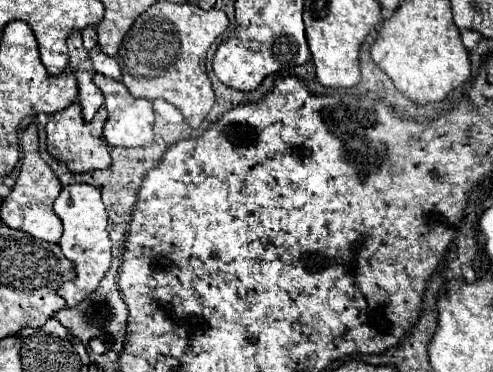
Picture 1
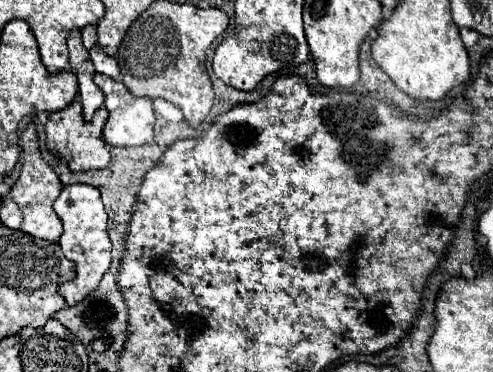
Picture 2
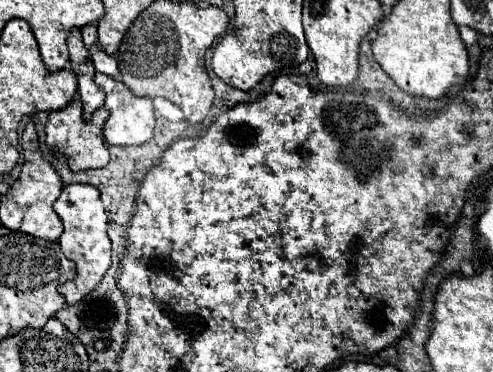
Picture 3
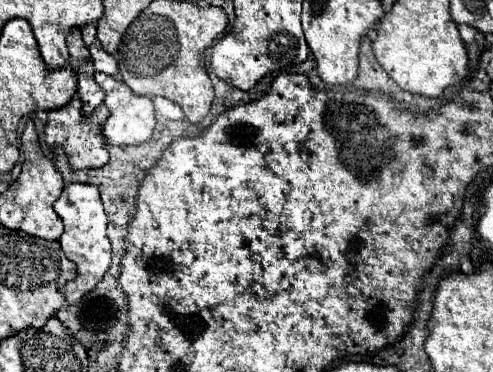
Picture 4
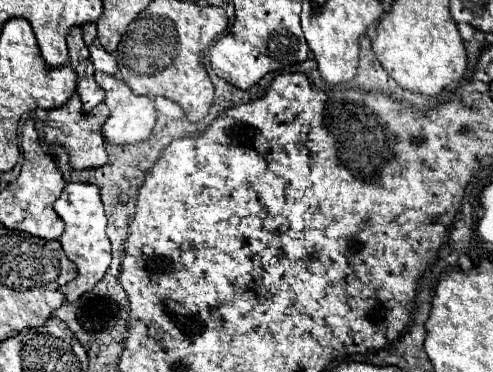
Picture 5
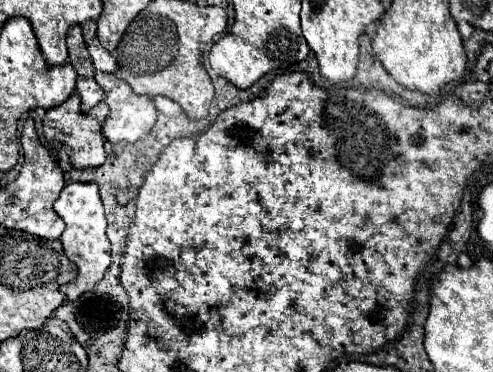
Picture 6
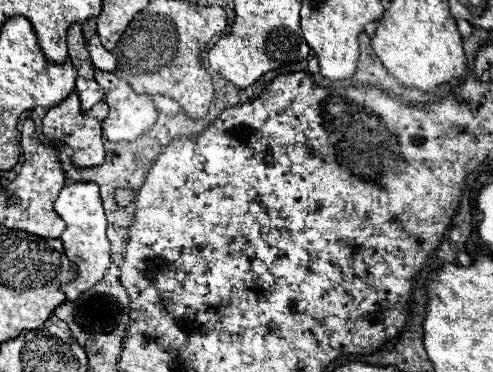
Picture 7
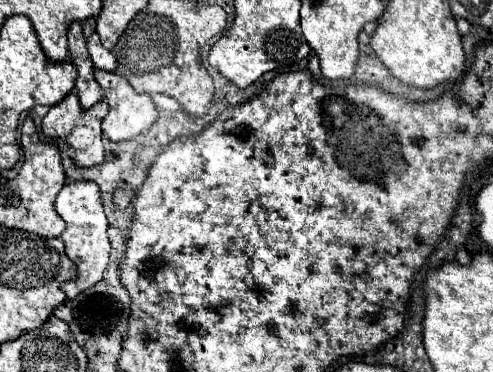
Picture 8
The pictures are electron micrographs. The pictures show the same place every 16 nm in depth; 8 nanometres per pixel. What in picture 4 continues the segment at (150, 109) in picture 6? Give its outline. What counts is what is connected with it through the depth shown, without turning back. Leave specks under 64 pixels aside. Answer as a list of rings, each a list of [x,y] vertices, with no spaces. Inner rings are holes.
[[[96,72],[96,82],[98,86],[106,92],[104,104],[110,110],[108,120],[102,126],[102,134],[108,144],[140,144],[150,140],[154,124],[156,124],[156,114],[154,114],[154,104],[148,96],[136,96],[122,80],[114,76],[104,76],[102,72]]]

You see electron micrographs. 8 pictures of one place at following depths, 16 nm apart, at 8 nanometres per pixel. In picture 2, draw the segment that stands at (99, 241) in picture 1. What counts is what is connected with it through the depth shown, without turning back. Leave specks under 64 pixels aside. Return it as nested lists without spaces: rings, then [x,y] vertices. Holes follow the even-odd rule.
[[[90,184],[64,186],[62,194],[54,202],[54,212],[60,216],[60,220],[64,224],[64,234],[60,236],[58,244],[64,252],[64,256],[76,264],[76,278],[72,282],[62,284],[58,288],[58,292],[60,292],[60,296],[64,296],[68,306],[74,306],[80,300],[84,300],[92,290],[96,290],[102,276],[111,266],[112,243],[106,232],[108,216],[106,216],[104,204],[100,200],[98,188],[94,188]]]

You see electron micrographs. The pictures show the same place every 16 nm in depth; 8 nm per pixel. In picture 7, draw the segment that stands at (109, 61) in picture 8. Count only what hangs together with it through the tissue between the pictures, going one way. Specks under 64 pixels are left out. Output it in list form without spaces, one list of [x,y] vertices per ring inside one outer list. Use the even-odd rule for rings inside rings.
[[[94,34],[88,40],[88,52],[90,52],[90,58],[94,62],[94,68],[106,70],[106,72],[114,72],[116,70],[116,58],[108,50],[104,50],[104,46],[100,44],[98,34]]]

